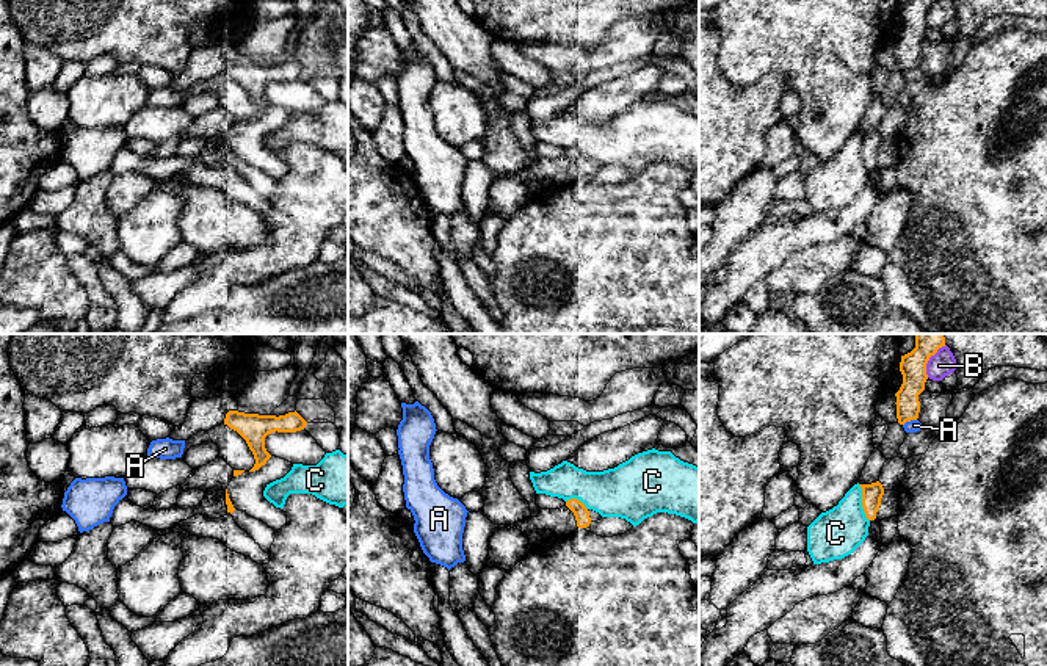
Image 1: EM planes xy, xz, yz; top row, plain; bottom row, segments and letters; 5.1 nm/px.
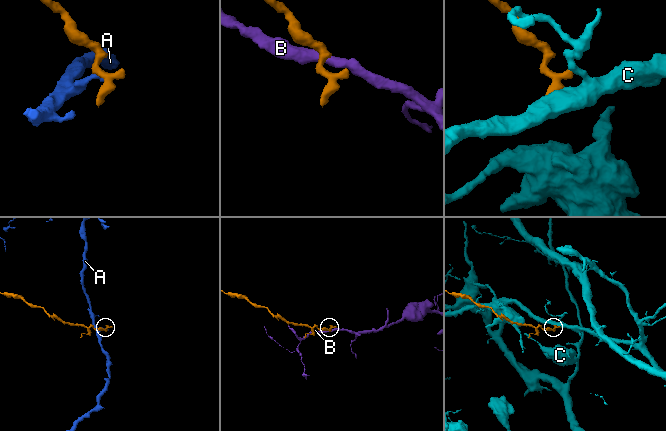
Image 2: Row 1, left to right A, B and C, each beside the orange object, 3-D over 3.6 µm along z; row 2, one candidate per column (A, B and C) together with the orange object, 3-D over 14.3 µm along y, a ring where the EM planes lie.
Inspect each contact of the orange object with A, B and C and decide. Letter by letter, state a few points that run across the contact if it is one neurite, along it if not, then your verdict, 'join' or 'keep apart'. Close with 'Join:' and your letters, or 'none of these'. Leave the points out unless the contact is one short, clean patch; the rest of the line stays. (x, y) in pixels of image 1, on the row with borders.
A: keep apart
B: keep apart
C: keep apart
Join: none of these

